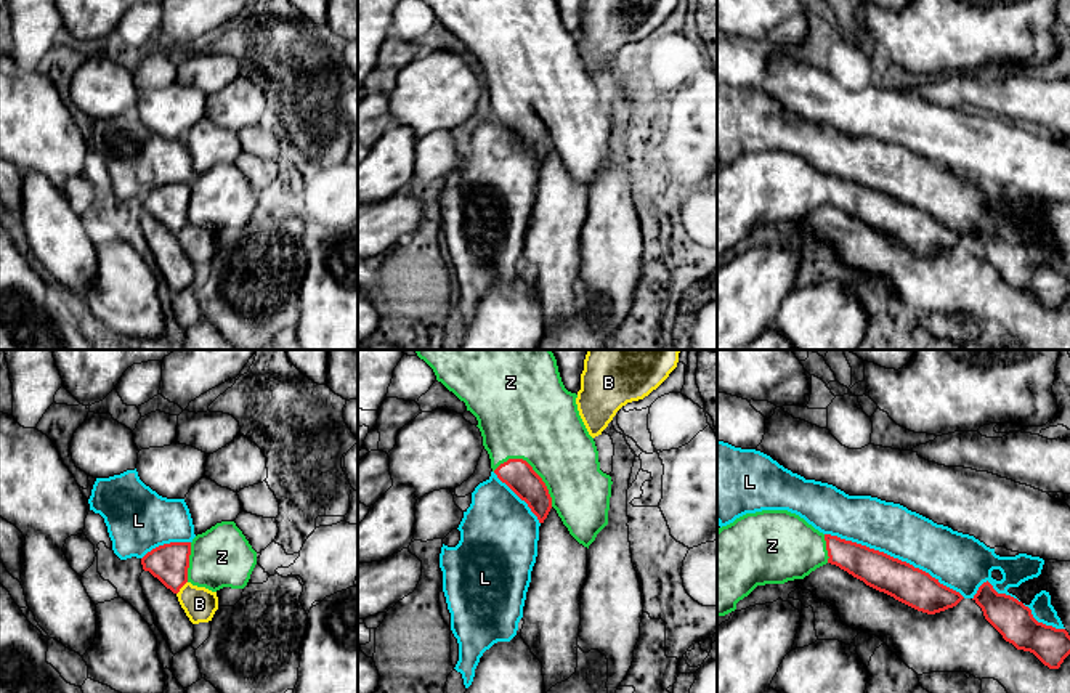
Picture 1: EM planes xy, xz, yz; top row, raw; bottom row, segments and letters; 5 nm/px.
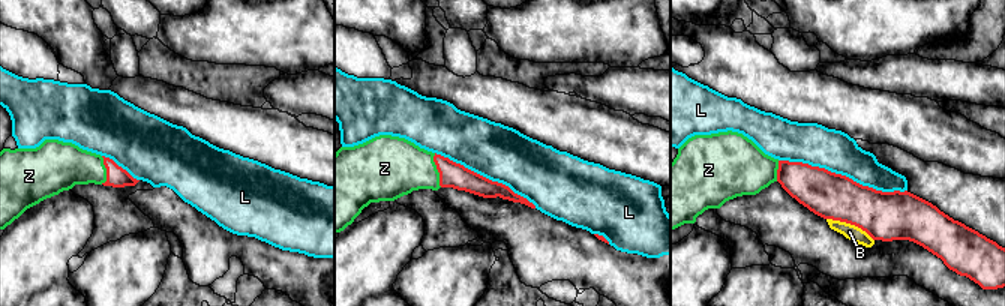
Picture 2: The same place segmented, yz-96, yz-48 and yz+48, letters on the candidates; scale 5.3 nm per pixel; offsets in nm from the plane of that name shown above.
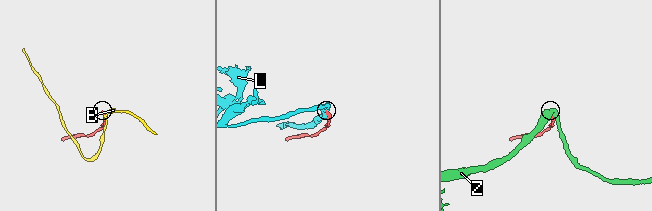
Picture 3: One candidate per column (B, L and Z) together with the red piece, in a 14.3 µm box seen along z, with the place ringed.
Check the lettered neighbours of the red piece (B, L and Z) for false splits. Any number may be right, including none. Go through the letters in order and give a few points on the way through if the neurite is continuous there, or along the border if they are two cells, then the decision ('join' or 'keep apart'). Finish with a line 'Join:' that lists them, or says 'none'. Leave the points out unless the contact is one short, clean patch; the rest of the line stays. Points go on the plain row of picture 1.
B: keep apart
L: keep apart
Z: join
Join: Z

